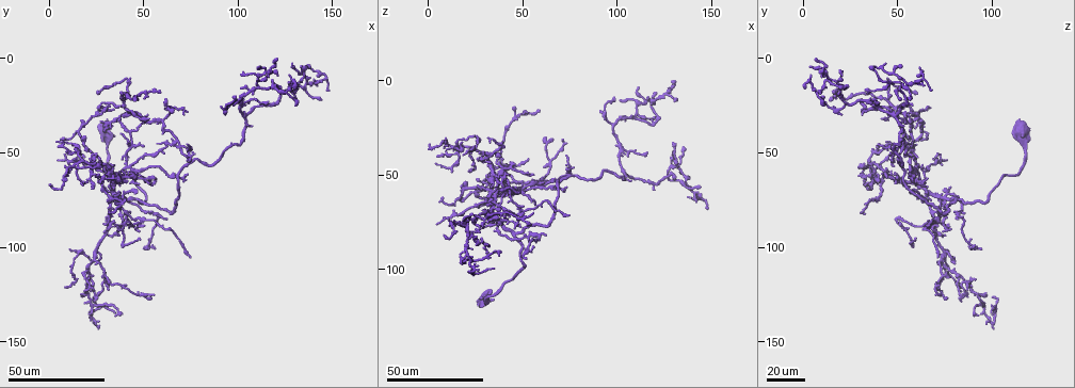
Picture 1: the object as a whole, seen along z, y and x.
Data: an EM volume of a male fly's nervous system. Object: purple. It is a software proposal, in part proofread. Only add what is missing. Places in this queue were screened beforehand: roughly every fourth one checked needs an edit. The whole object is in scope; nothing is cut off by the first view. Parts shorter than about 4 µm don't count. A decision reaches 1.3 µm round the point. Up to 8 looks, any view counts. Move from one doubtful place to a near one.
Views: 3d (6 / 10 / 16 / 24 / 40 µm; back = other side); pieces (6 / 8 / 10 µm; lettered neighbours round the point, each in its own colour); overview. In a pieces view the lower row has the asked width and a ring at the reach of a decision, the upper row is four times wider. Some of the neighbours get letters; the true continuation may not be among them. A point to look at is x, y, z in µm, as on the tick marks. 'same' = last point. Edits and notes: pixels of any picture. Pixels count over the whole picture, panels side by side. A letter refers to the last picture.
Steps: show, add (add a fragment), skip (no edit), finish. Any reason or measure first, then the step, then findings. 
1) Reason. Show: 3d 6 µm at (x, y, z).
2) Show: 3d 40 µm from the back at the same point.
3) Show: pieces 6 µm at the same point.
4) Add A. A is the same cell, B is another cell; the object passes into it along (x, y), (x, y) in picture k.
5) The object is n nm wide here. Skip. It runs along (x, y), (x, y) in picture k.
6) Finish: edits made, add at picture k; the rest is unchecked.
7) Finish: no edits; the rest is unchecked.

Long arm stops here. Show: 3d 40 µm at (55, 64, 51).

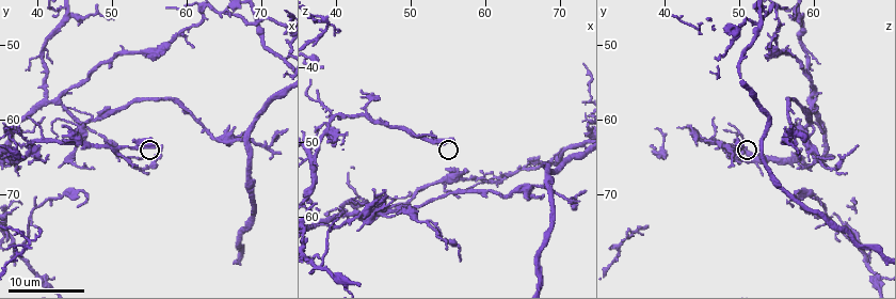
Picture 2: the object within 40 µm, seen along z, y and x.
Show: pieces 10 µm at (55.5, 63.0, 50.0).

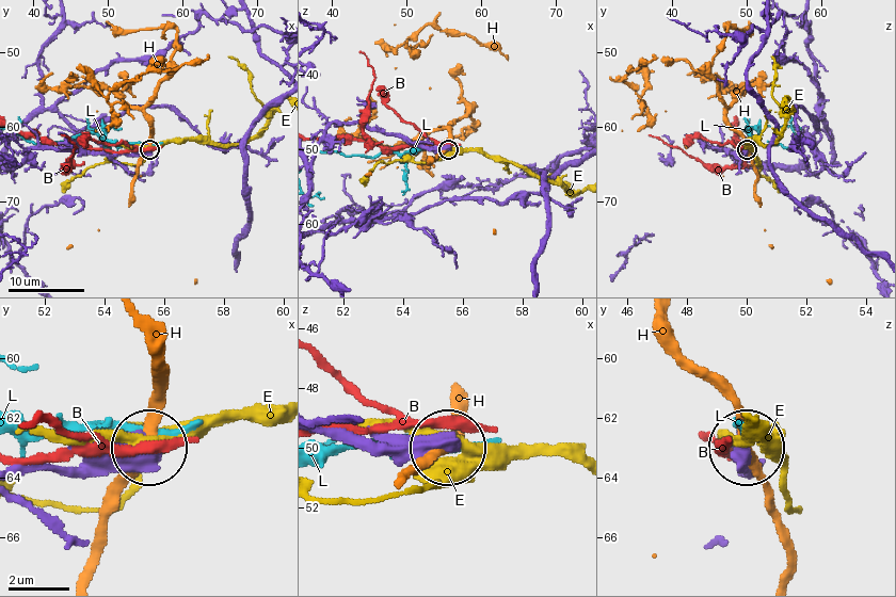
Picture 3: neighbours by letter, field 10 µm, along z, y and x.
The object is 530 nm wide here. Skip. B, E, H and L are other cells; none of them fits.

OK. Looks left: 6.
Free end. Show: pieces 6 µm at (56.5, 51.5, 57.5).

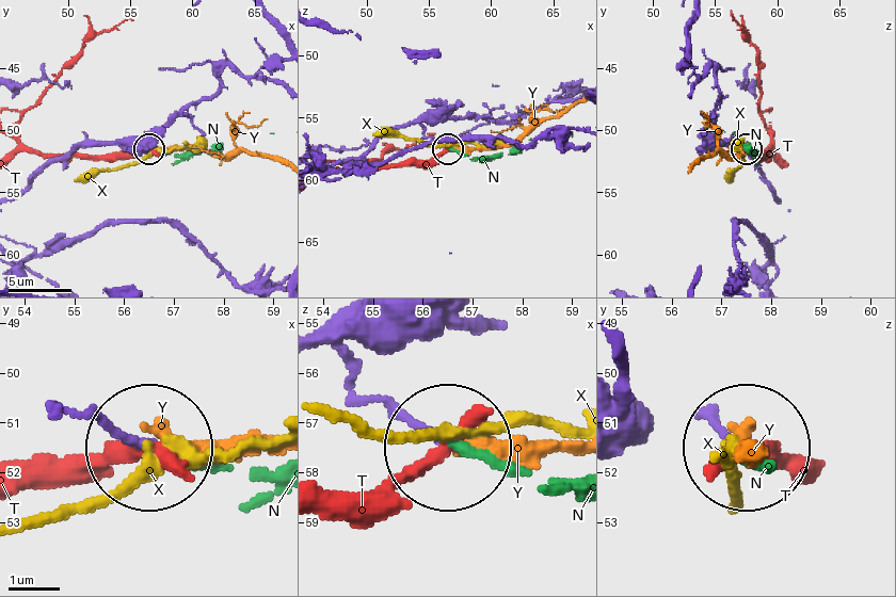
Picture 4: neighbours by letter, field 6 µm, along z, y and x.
Skip. N, T, X and Y are other cells; it runs along (57, 420), (142, 440) in picture 4; no lettered fragment goes on from it.

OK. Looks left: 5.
An open end. Show: 3d 24 µm at (51, 21, 18).

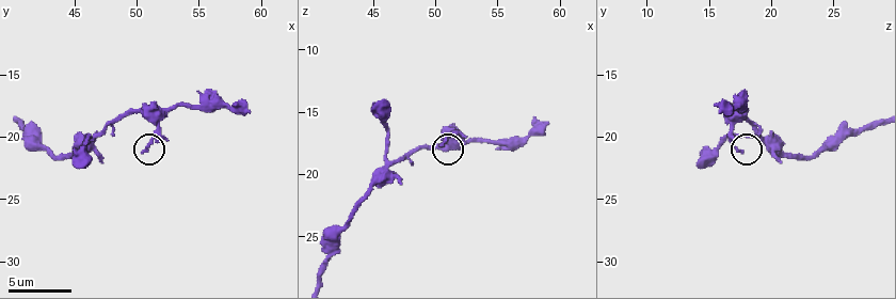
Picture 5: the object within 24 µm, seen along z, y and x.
Show: 3d 10 µm at (50.6, 21.2, 17.8).

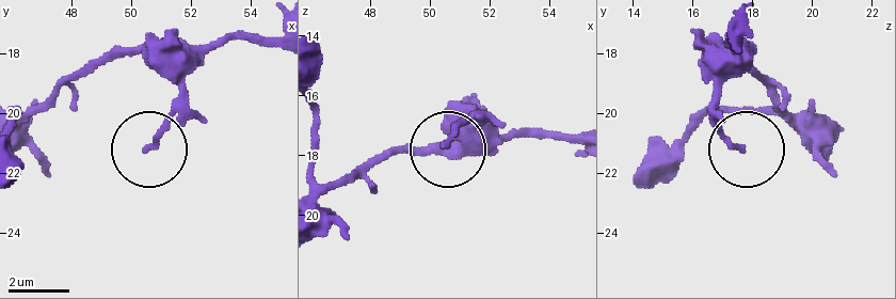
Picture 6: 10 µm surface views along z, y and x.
Show: pieces 6 µm at (50.5, 21.2, 17.6).

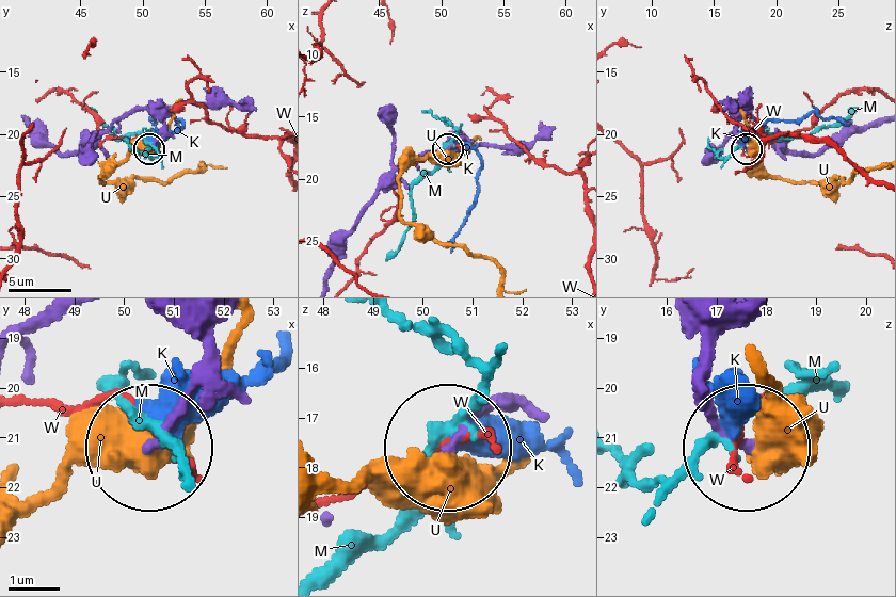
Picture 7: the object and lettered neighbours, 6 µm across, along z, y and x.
Skip. K, M, U and W are other cells; no lettered fragment goes on from it.

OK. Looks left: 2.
Free end. Show: 3d 40 µm at (112, 4, 5).

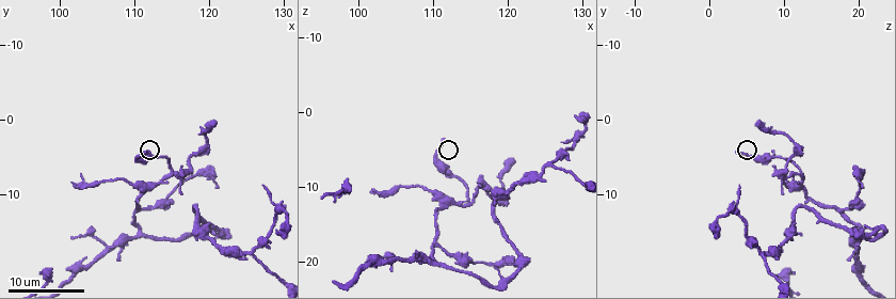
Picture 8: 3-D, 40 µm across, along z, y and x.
Show: pieces 10 µm at (111.5, 4.5, 3.5).

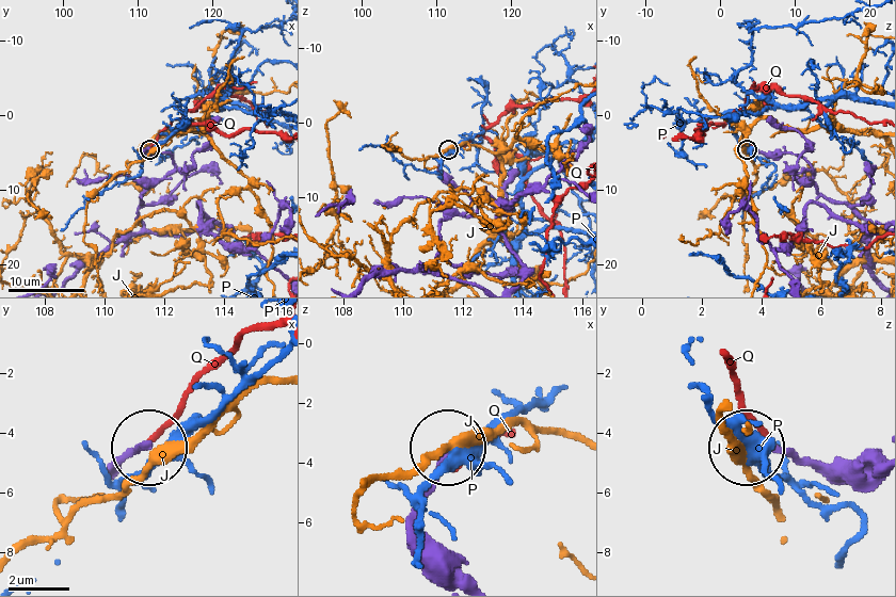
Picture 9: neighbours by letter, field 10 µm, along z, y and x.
The object is 260 nm wide here. Skip. J, P and Q are other cells; no lettered fragment goes on from it.

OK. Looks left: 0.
Finish: no edits; the rest is unchecked.

